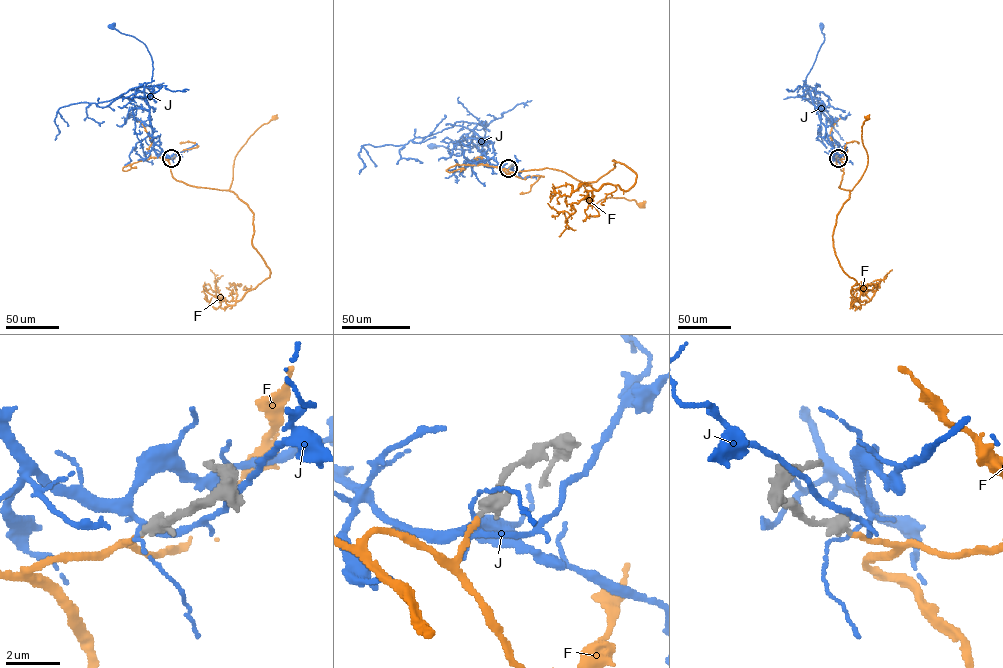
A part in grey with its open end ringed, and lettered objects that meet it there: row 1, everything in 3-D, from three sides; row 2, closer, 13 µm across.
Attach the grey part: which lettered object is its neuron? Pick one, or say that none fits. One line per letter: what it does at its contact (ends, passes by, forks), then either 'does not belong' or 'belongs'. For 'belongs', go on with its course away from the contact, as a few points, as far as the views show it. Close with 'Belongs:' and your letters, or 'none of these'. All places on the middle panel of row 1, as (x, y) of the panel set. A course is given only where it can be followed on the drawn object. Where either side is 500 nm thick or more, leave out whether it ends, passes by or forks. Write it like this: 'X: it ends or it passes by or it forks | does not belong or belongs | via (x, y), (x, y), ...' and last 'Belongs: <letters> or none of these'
F: it ends | belongs | via (509, 168), (503, 169), (509, 174), (545, 168), (565, 172), (583, 182), (589, 205), (611, 197), (641, 205)
J: it forks | does not belong
Belongs: F

